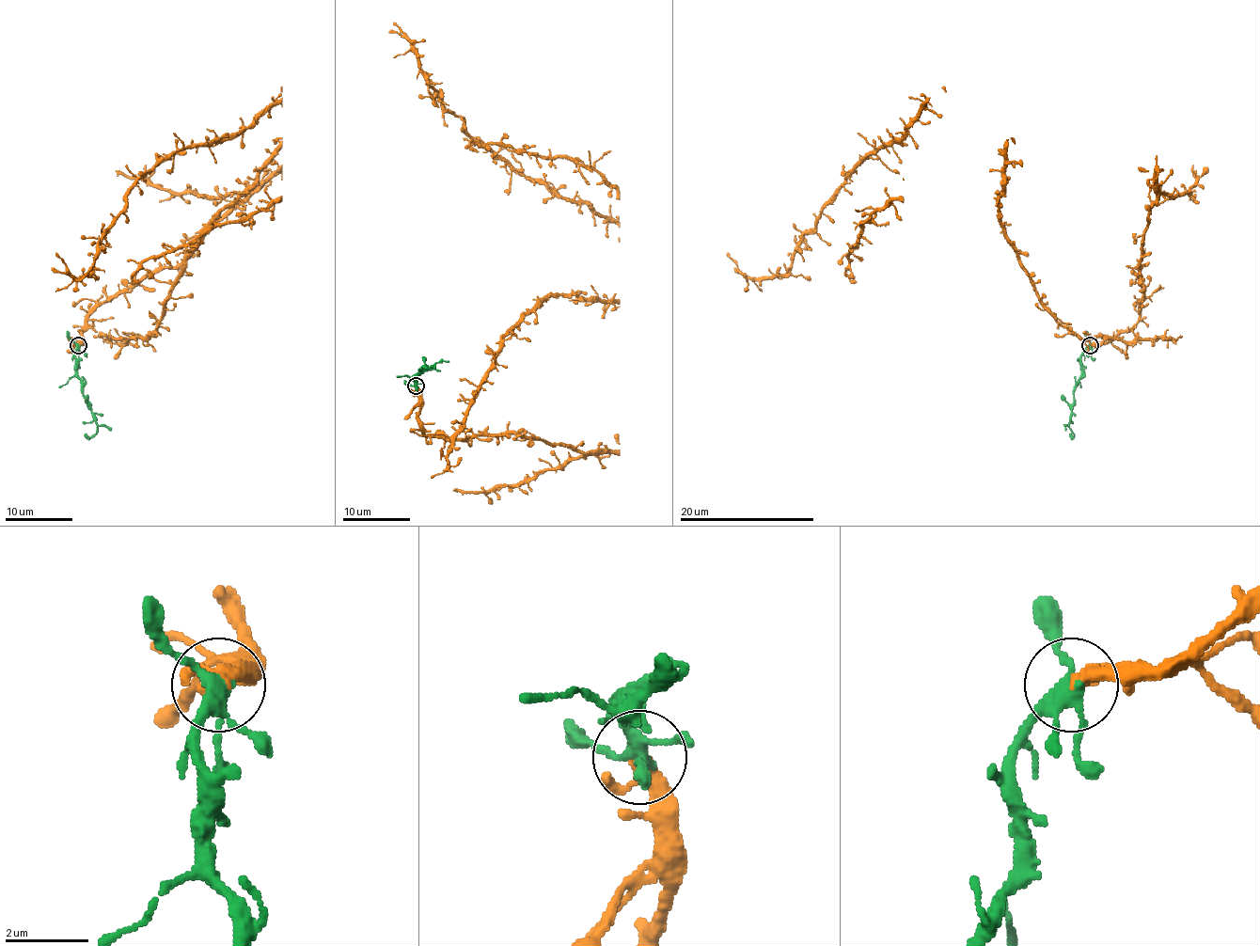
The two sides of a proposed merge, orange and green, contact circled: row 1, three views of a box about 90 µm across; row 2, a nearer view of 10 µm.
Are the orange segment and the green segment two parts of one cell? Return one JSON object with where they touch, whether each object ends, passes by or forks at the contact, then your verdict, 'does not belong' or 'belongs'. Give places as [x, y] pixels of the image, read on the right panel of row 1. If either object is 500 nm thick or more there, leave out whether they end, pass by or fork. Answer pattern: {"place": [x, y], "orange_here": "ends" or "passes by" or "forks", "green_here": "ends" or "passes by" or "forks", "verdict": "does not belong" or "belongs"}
{"place": [1090, 345], "orange_here": "passes by", "green_here": "forks", "verdict": "belongs"}

